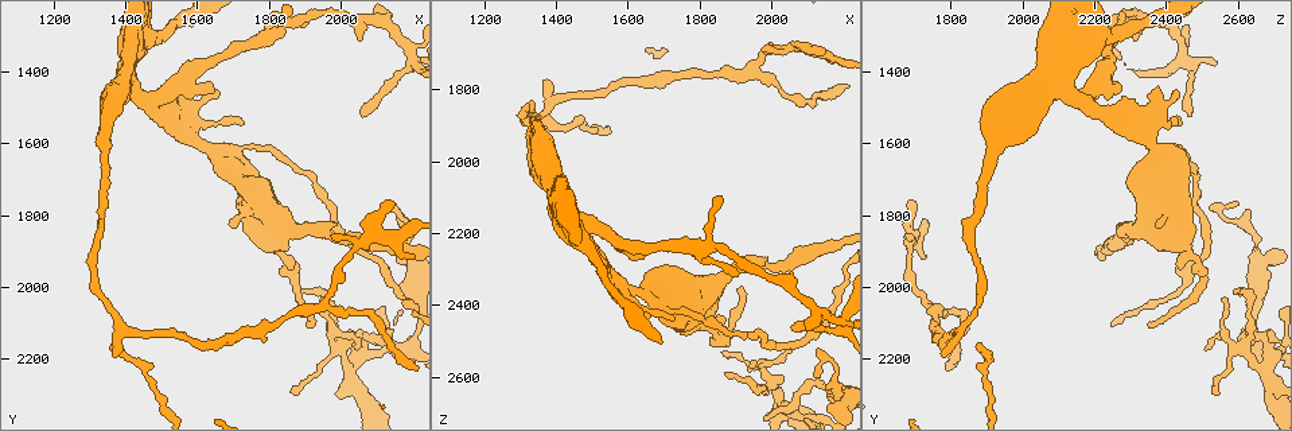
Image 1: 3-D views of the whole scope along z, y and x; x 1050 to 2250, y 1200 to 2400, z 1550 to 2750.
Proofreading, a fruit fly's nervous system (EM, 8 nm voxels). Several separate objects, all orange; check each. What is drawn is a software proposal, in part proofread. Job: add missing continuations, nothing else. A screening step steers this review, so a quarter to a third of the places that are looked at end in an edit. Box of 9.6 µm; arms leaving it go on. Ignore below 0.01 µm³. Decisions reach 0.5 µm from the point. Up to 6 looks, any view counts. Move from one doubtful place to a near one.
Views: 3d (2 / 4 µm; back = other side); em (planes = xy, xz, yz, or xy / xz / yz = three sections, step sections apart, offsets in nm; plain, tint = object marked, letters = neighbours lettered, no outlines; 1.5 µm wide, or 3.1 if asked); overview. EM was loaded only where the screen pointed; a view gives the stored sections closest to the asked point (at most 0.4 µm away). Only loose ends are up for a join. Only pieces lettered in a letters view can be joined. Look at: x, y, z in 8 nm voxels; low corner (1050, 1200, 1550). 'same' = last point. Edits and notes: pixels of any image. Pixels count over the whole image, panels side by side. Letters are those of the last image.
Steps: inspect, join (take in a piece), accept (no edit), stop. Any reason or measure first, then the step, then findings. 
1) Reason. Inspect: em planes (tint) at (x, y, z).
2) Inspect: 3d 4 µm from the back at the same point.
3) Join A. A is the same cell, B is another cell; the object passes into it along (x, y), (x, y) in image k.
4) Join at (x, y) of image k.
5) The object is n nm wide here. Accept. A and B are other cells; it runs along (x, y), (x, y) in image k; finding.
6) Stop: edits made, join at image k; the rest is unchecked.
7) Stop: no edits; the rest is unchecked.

An open end. Inspect: em planes (letters) at (2140, 1770, 1700).

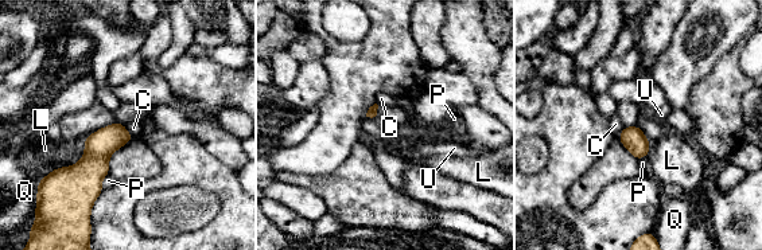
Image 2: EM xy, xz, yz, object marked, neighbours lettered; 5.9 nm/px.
The longest contact is with C, 110 nm. Accept. C, L, P, Q and U are other cells; a border runs along (108, 174), (101, 180), (102, 190) in image 2; none of them fits.

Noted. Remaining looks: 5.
Free end. Inspect: 3d 2 µm from the back at (1550, 1490, 2330).

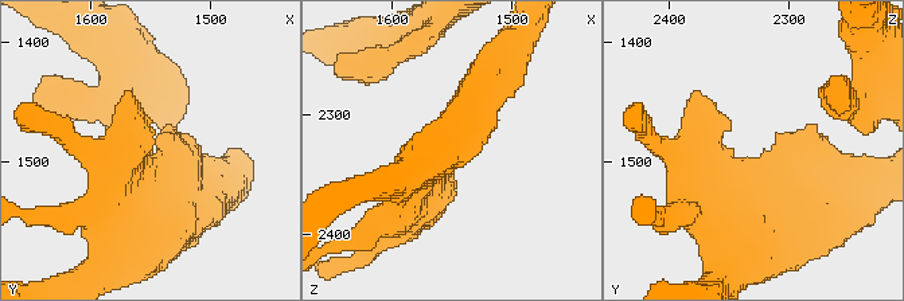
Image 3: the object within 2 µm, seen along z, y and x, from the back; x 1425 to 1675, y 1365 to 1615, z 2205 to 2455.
Inspect: em planes (letters) at (1552, 1496, 2338).

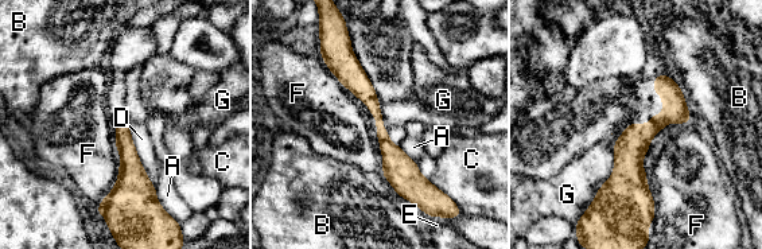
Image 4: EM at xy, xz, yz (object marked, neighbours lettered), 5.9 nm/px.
Accept. A, B, C, D, E, F and G are other cells; it runs along (338, 55), (422, 193) in image 4; none of them fits.

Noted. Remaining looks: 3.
Thin end. Inspect: em 3.1 µm planes (plain) at (1700, 1840, 2370).

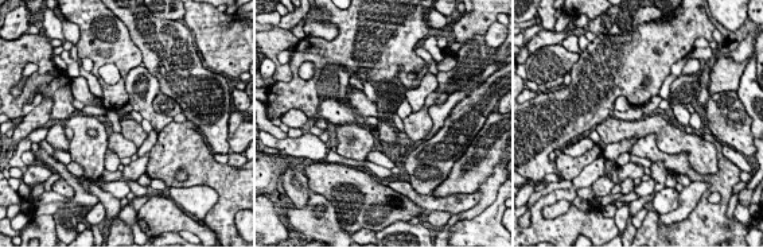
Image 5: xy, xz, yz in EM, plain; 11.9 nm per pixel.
Inspect: em 3.1 µm planes (letters) at the same point.

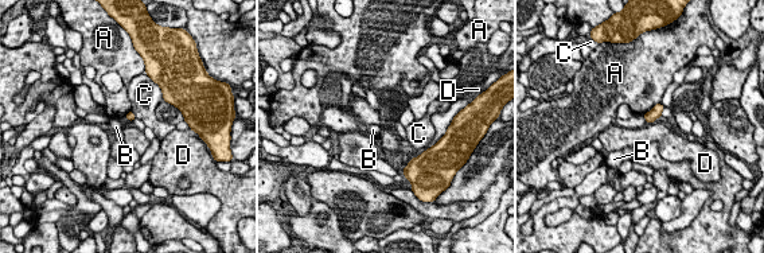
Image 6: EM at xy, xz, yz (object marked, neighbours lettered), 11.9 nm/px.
The object is 90 nm wide here. Accept. A, B, C and D are other cells; none of them fits.

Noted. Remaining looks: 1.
Stop: no edits; the rest is unchecked.

